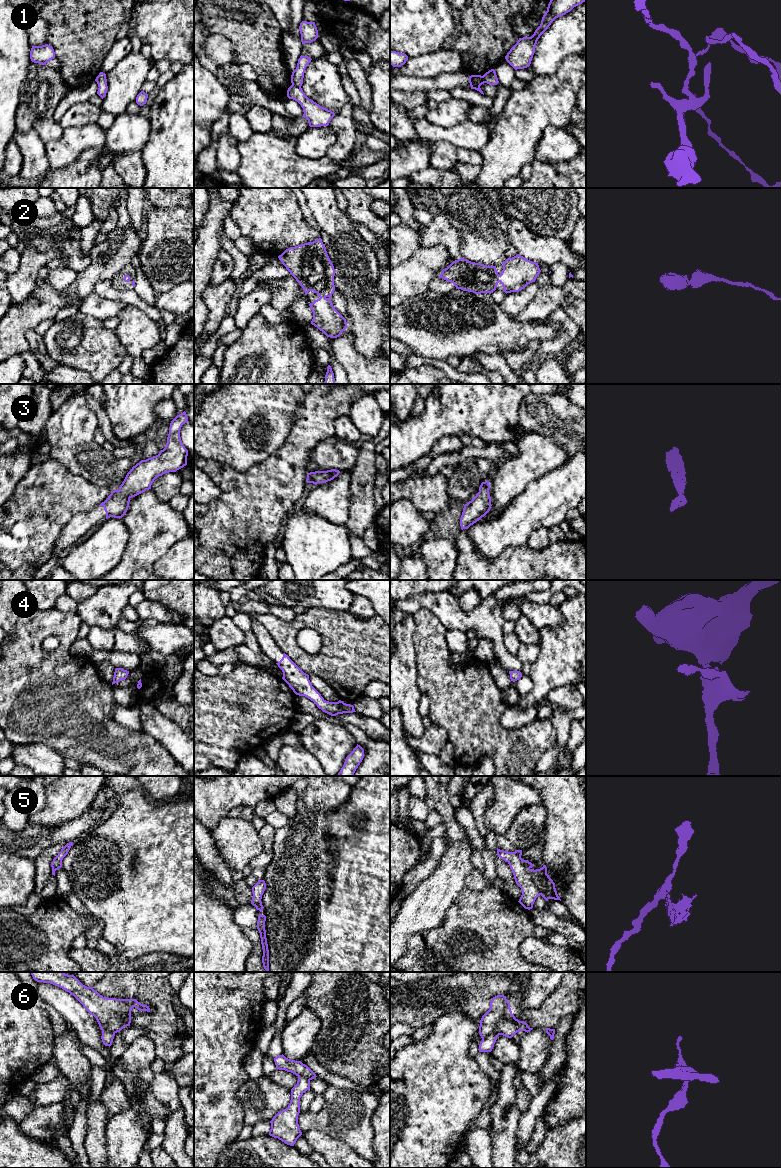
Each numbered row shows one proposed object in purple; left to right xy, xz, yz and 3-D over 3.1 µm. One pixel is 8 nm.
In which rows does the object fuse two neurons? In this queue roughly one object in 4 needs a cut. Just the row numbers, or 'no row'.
1, 6

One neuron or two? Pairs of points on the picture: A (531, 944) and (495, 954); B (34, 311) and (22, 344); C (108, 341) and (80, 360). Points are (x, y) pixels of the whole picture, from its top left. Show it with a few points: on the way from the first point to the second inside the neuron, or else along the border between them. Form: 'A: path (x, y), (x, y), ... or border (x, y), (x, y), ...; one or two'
A: border (542, 938), (528, 936), (520, 945), (520, 956); two
B: path (26, 319), (20, 325), (20, 336); one
C: path (101, 348), (99, 353), (88, 357); one

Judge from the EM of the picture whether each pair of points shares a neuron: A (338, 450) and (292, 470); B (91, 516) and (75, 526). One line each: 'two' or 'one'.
A: two
B: one

